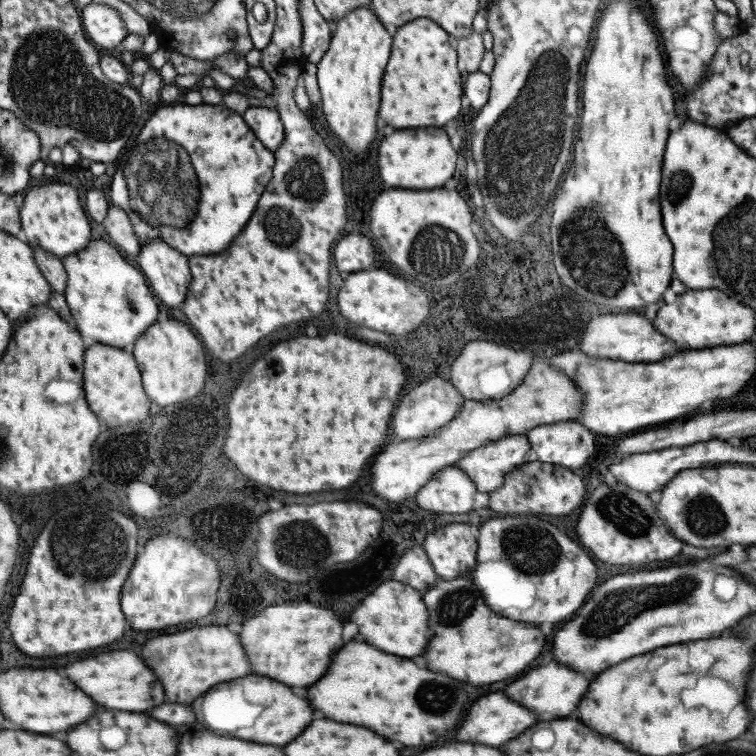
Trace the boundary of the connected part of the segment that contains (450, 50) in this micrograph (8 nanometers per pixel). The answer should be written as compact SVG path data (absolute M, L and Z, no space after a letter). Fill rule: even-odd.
M425 17L398 26L394 34L391 56L381 80L379 118L393 128L443 126L459 112L461 98L461 78L455 68L456 49L452 39L436 22Z

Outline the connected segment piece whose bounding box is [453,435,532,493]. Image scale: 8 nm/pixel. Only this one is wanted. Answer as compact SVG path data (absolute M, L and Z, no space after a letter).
M505 435L470 450L453 466L471 479L477 491L488 493L501 486L505 473L531 459L525 435Z

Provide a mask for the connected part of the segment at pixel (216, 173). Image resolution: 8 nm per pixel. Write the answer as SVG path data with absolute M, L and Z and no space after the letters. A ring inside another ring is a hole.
M177 102L161 103L158 106L161 108L157 108L151 114L151 118L147 119L135 139L135 144L163 136L179 144L189 154L193 170L199 180L197 214L184 229L174 229L170 226L153 228L129 208L127 186L123 180L122 170L117 170L113 174L107 194L109 204L121 207L127 213L133 232L141 245L150 240L161 239L186 258L221 252L239 234L239 230L245 226L251 212L255 210L257 198L271 178L274 154L257 140L253 131L244 124L241 114L223 104L210 105L201 102L181 106L181 103Z

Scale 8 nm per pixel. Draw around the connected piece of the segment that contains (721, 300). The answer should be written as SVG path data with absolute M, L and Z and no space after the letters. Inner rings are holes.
M707 288L701 290L686 289L683 294L679 294L673 304L661 306L657 310L657 316L653 320L653 326L665 334L665 338L673 340L673 344L679 346L679 350L687 348L711 348L711 346L721 346L721 344L739 344L745 338L749 338L755 330L753 324L752 308L747 308L739 302L735 302L728 294ZM667 310L673 316L667 316Z

